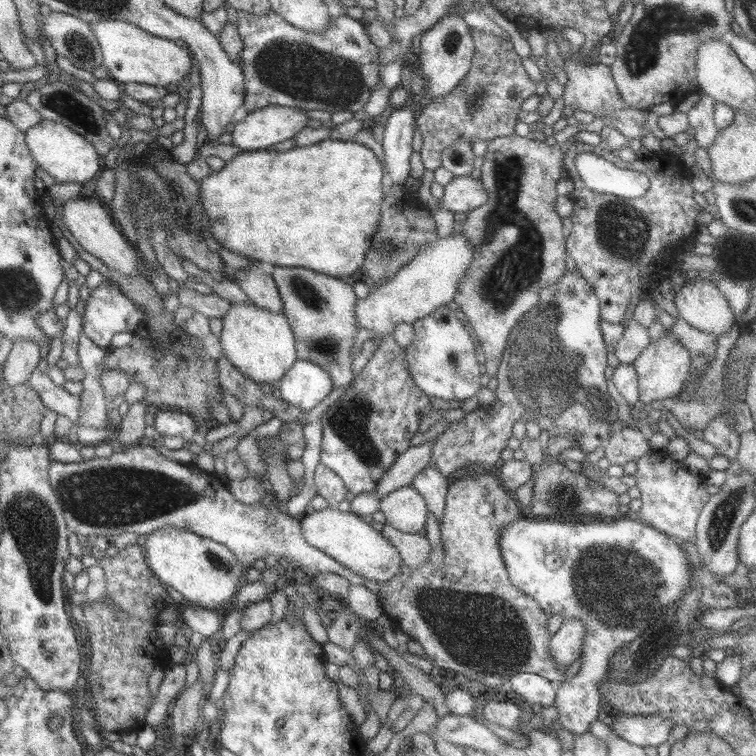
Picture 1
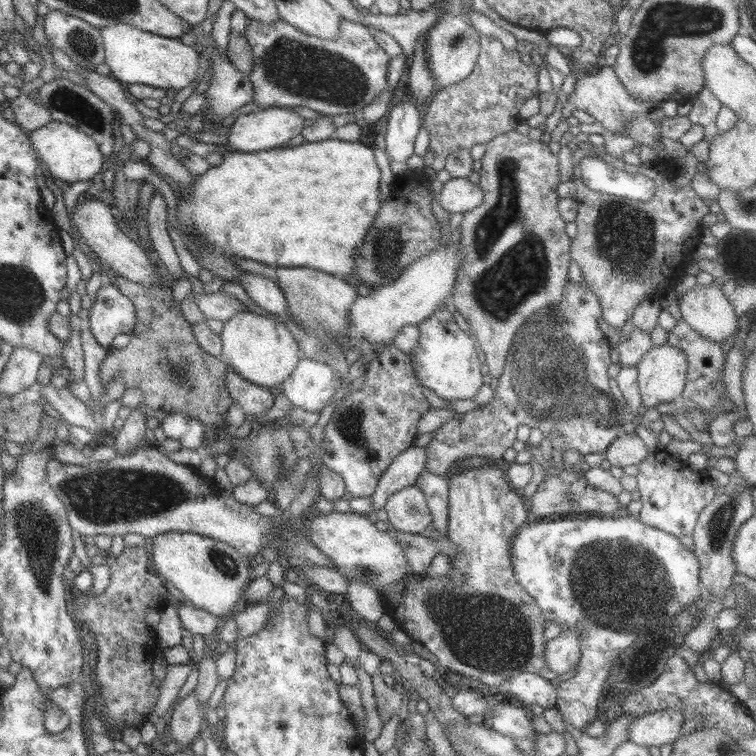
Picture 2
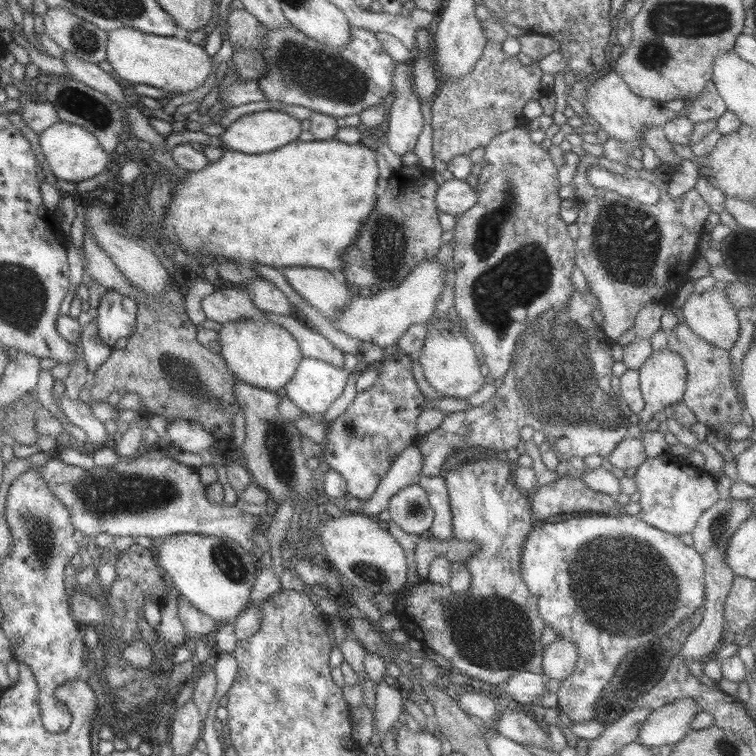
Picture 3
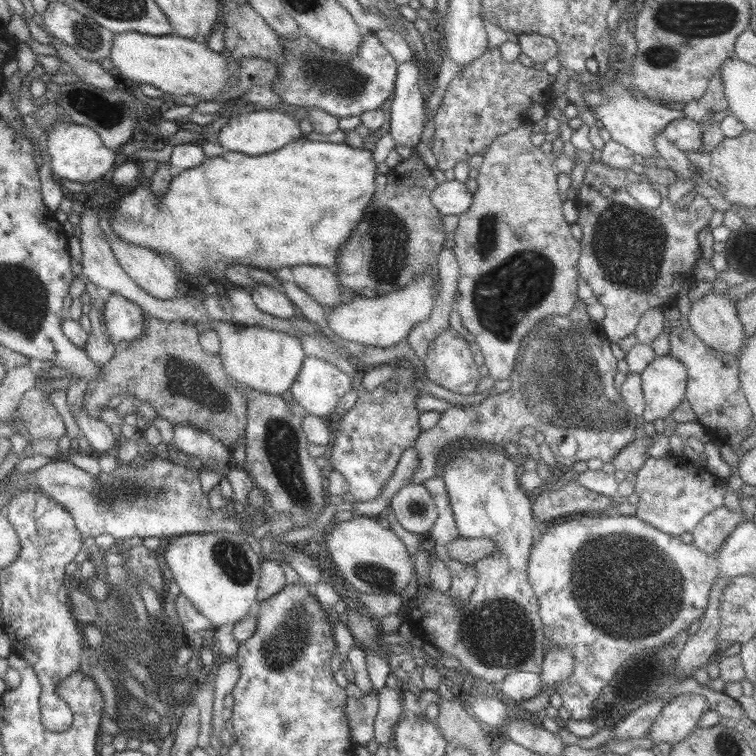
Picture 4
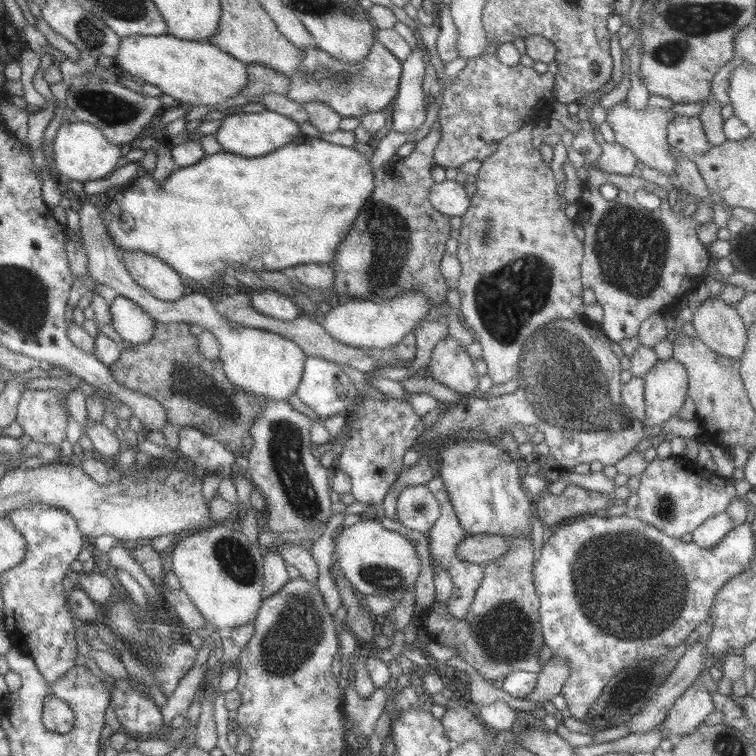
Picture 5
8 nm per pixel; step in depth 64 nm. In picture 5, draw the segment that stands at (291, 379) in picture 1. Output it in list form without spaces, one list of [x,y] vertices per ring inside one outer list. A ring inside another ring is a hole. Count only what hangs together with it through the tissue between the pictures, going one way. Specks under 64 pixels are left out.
[[[306,358],[294,395],[324,419],[346,413],[354,403],[356,389],[340,366],[321,358]]]

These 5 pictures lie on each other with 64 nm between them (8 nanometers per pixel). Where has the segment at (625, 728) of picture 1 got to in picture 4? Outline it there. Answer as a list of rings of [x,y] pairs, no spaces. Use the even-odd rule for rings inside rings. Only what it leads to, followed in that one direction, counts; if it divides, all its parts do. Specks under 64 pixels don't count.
[[[687,692],[675,696],[661,707],[661,713],[651,721],[645,738],[649,738],[653,745],[659,742],[677,743],[695,728],[698,718],[706,710],[709,710],[707,702],[699,694]]]

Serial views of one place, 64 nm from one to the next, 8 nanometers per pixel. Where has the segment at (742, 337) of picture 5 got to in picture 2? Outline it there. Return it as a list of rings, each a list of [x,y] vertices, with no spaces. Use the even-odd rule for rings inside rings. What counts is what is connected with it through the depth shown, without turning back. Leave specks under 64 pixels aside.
[[[713,284],[687,290],[678,300],[681,318],[702,338],[721,345],[738,327],[739,317],[732,306]]]

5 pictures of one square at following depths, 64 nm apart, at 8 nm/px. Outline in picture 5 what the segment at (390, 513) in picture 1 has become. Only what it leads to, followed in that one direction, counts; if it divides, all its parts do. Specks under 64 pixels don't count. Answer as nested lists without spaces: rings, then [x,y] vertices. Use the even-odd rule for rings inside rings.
[[[425,485],[406,486],[397,494],[395,509],[398,526],[425,534],[440,513],[439,504]]]

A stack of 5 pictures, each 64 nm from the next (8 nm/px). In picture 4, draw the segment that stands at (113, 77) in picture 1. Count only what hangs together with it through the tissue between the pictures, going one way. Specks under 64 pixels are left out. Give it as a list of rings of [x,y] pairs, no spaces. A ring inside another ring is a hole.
[[[129,31],[114,34],[108,58],[117,70],[118,79],[126,78],[135,80],[139,85],[153,86],[173,98],[191,94],[201,102],[211,101],[211,97],[227,90],[226,82],[233,72],[237,72],[235,61],[227,62],[219,52],[207,48],[204,40],[173,34],[157,36]]]

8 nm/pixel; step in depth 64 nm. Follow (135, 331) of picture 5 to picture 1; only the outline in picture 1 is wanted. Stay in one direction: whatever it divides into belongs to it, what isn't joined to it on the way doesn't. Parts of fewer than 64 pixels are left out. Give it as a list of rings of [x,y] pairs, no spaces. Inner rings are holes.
[[[103,280],[97,287],[89,291],[81,318],[80,334],[89,338],[97,347],[110,349],[112,336],[117,333],[132,333],[143,319],[141,309],[119,289],[117,283]]]

